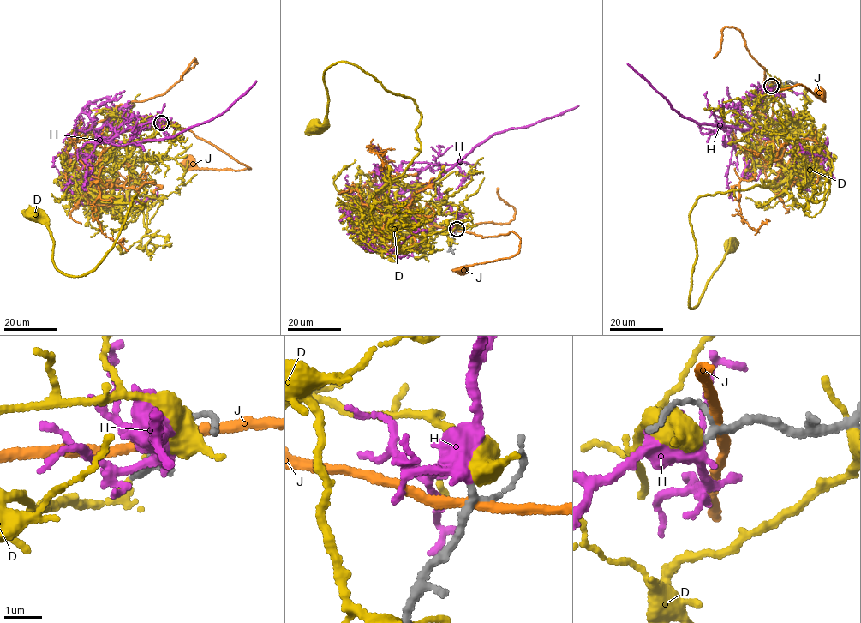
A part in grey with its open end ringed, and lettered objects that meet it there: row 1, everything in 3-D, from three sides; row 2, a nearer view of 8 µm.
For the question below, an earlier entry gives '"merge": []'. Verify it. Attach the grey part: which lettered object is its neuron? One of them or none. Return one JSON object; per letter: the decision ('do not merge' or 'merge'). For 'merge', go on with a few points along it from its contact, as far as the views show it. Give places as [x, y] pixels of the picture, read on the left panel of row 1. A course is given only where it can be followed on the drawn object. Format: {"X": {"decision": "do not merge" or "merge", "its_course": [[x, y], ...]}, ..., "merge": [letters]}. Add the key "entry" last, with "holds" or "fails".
{"D": {"decision": "do not merge"}, "H": {"decision": "merge", "its_course": [[161, 122], [139, 115], [116, 128], [95, 129], [102, 137], [120, 141], [173, 136], [224, 113], [256, 80]]}, "J": {"decision": "do not merge"}, "merge": ["H"], "entry": "fails"}

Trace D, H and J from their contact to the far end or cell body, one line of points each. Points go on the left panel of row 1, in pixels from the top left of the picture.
D: (161, 122), (109, 124), (90, 188), (144, 204), (97, 266), (57, 268), (31, 214)
H: (161, 122), (139, 115), (116, 128), (95, 129), (102, 137), (120, 141), (173, 136), (224, 113), (256, 80)
J: (162, 122), (174, 122), (189, 129), (251, 169), (200, 169), (190, 160)

